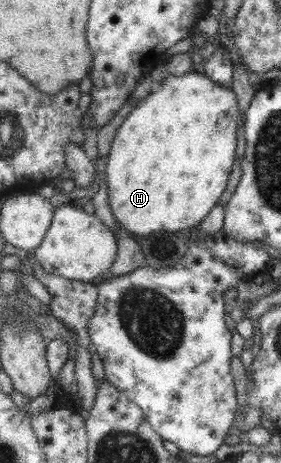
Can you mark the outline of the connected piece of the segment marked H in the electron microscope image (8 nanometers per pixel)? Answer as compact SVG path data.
M196 68L186 74L169 75L160 86L140 100L120 125L106 163L108 203L116 222L130 233L180 232L193 229L219 203L235 165L239 120L236 94L218 86Z

